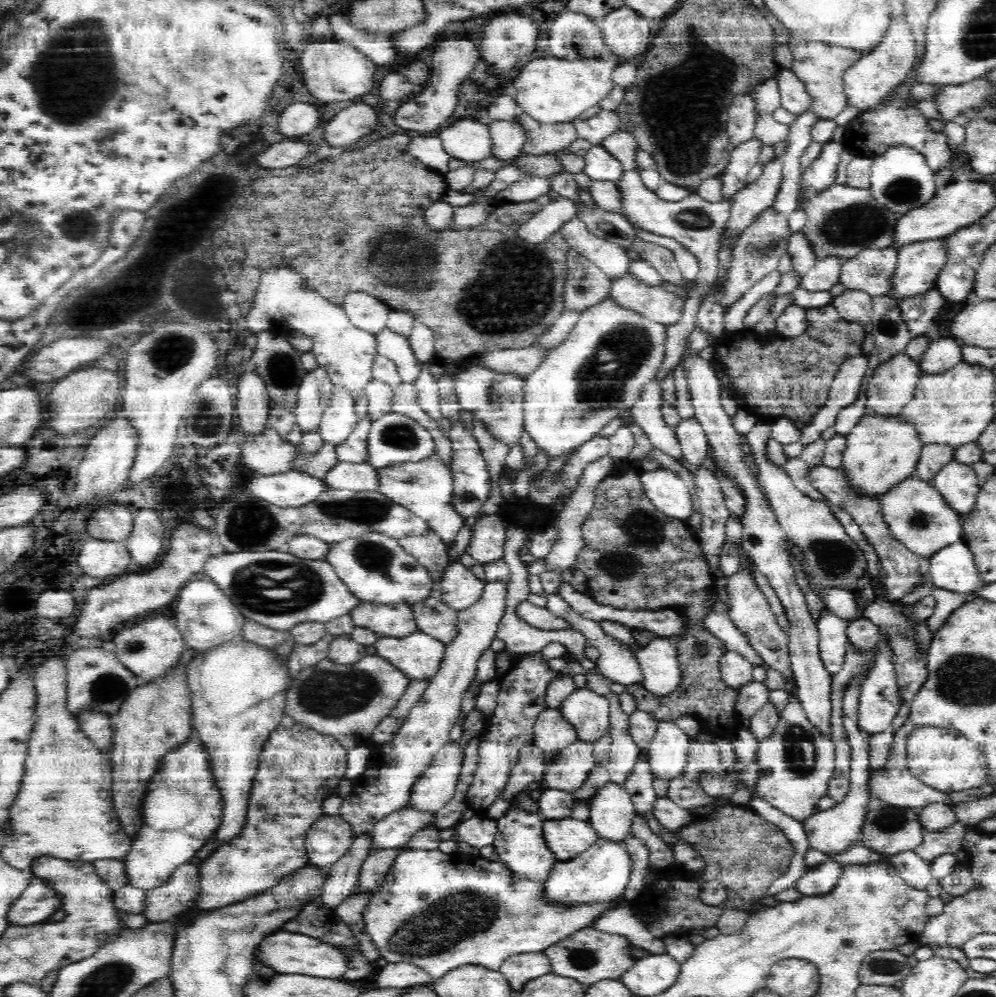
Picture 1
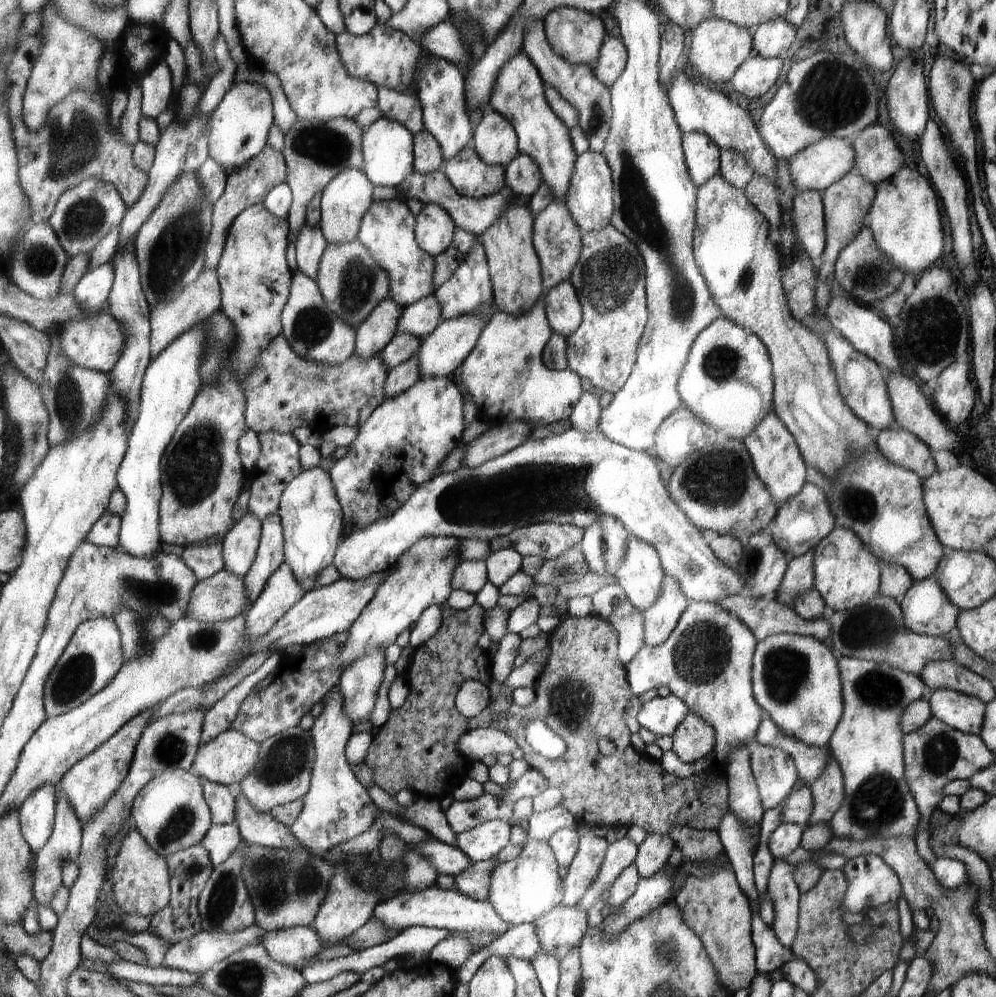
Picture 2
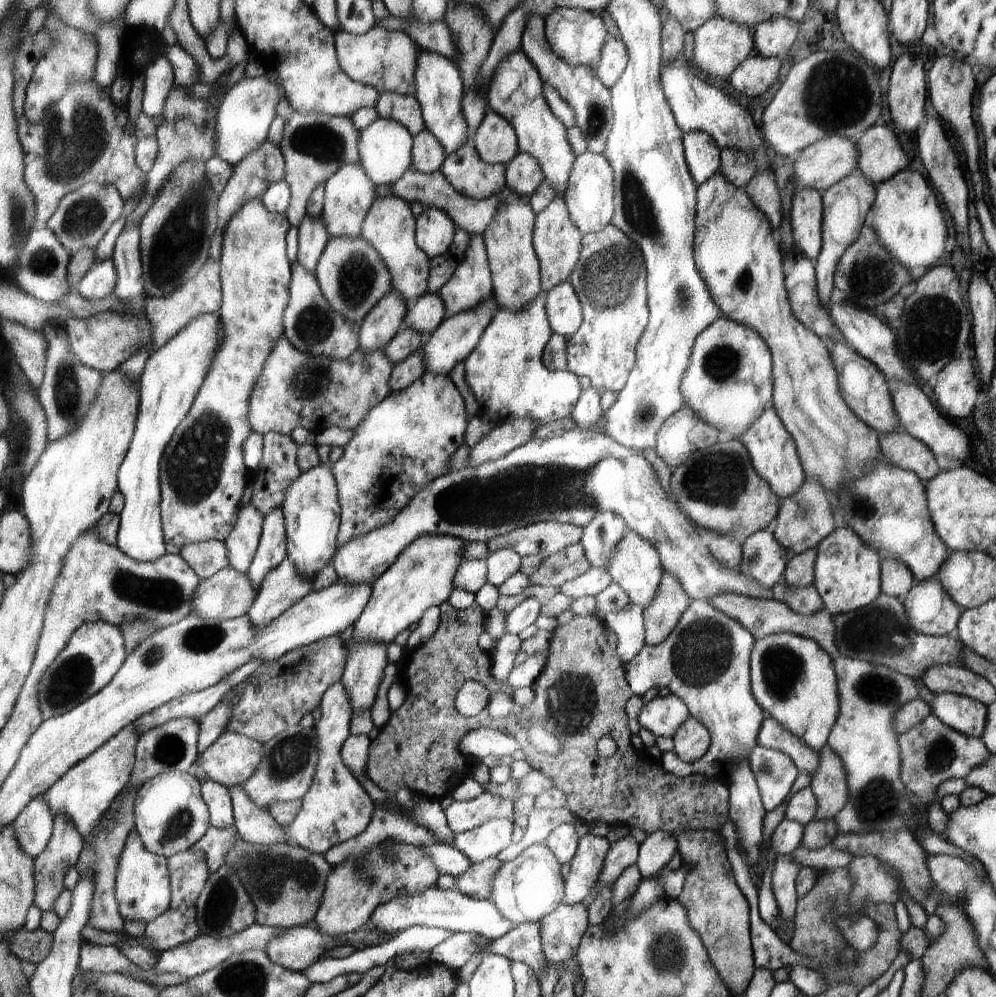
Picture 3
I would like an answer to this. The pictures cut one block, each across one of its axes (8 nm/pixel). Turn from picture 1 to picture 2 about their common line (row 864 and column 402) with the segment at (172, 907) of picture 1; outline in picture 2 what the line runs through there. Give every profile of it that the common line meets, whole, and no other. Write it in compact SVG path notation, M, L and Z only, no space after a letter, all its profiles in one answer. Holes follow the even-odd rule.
M442 169L428 174L419 174L415 171L404 185L398 186L397 190L402 192L405 200L416 199L421 201L423 205L433 203L444 208L452 216L456 228L460 228L476 238L487 233L489 227L497 222L497 219L502 216L502 212L508 207L512 197L507 191L504 191L480 199L467 198L453 186Z

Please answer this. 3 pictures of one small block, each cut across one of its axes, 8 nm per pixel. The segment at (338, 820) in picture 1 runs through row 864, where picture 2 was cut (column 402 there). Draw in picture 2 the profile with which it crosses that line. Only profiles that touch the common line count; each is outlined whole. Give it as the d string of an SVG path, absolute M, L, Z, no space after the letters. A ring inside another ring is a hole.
M431 293L428 298L422 298L421 301L404 307L404 313L399 319L398 331L423 339L430 335L436 326L443 321L442 308Z

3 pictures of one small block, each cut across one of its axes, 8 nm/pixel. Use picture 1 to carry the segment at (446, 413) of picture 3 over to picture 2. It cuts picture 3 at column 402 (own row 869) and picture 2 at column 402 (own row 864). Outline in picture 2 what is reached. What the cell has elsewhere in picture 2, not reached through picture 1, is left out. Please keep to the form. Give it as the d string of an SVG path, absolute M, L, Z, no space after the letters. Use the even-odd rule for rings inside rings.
M422 377L400 395L388 397L386 406L378 406L378 414L374 414L374 418L370 418L366 426L358 426L358 436L349 446L346 456L338 459L329 472L334 494L344 516L341 538L346 538L366 526L372 526L382 518L392 516L418 486L423 486L422 482L429 482L432 476L435 476L436 468L442 464L446 454L450 454L456 444L460 444L462 432L462 396L448 377Z

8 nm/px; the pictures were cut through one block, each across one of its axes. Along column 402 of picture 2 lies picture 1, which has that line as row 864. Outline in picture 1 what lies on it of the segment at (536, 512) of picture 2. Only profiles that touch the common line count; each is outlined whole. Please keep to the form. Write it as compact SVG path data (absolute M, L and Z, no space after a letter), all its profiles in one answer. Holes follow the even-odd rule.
M512 806L506 815L496 820L498 824L497 839L493 843L498 855L498 861L503 862L514 875L521 879L532 879L534 882L546 882L558 860L554 852L550 851L544 839L544 821L539 814L527 812Z

